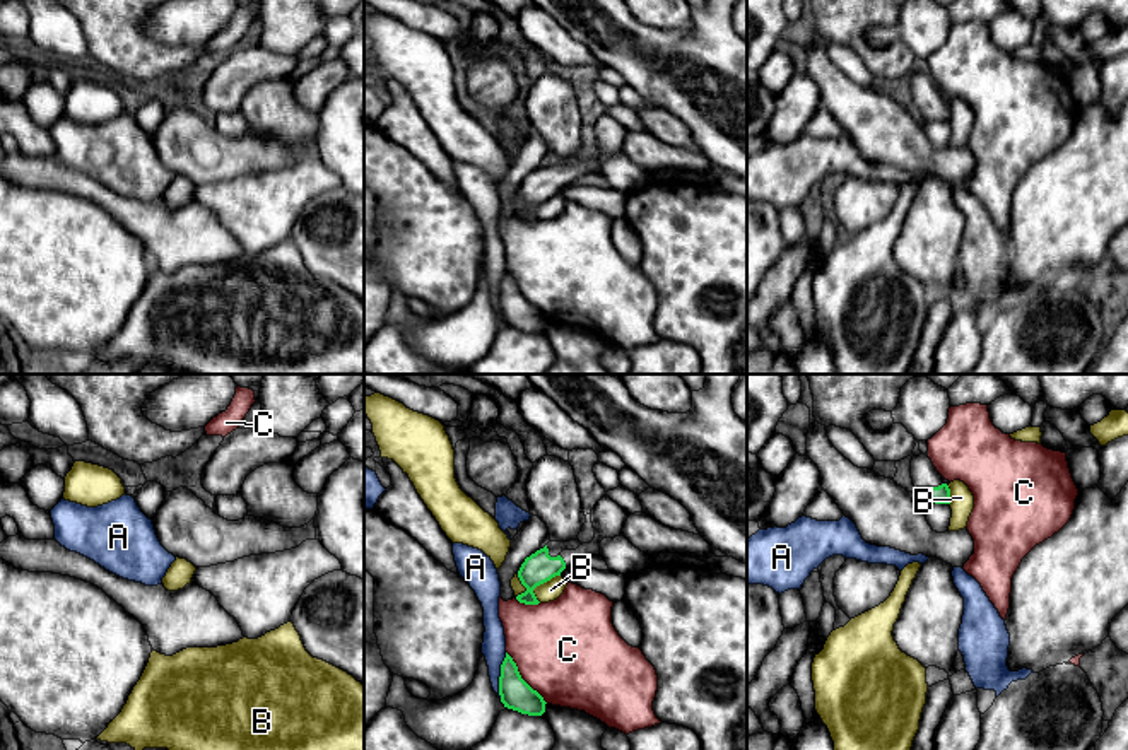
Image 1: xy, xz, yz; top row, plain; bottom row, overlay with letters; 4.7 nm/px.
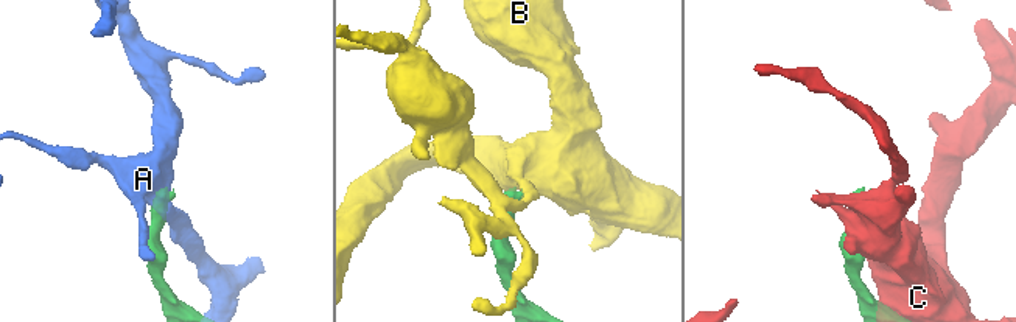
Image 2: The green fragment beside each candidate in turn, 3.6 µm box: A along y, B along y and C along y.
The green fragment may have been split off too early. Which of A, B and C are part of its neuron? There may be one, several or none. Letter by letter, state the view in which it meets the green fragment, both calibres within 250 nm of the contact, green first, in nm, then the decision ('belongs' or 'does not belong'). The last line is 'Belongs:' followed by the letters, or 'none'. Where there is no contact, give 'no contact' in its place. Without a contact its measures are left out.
A: meets green in xz; 150 nm thick on the green side, 110 nm on the other; does not belong
B: meets green in xz; 150 nm thick on the green side, 90 nm on the other; does not belong
C: meets green in xz; 150 nm thick on the green side, 480 nm on the other; does not belong
Belongs: none

